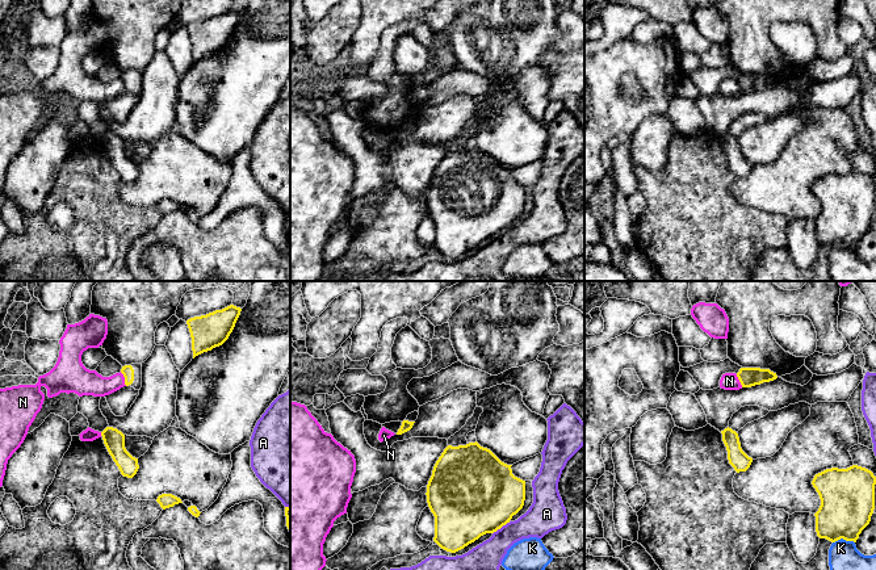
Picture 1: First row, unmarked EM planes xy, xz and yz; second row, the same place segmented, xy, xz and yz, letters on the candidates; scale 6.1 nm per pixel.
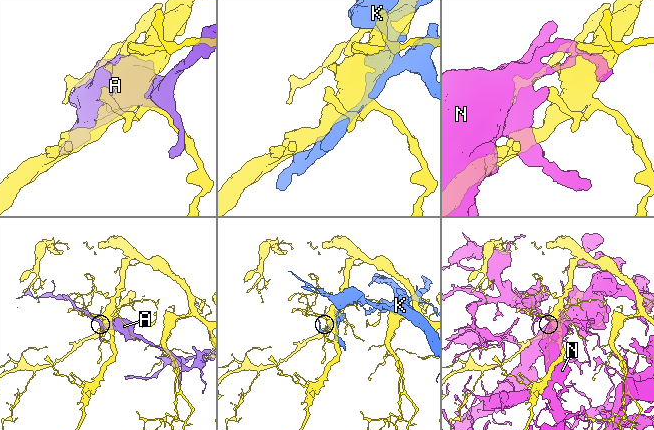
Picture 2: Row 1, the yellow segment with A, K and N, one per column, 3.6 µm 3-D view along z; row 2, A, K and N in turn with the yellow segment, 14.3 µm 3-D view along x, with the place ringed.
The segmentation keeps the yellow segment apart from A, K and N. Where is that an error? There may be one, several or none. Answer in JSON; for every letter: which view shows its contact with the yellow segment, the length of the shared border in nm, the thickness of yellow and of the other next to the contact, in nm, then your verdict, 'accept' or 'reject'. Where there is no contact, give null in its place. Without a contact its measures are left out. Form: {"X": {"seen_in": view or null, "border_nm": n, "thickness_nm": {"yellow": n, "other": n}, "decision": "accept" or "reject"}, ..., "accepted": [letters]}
{"A": {"seen_in": "xz", "border_nm": 130, "thickness_nm": {"yellow": 500, "other": 190}, "decision": "reject"}, "K": {"seen_in": "yz", "border_nm": 140, "thickness_nm": {"yellow": 340, "other": 180}, "decision": "reject"}, "N": {"seen_in": "xy", "border_nm": 100, "thickness_nm": {"yellow": 70, "other": 160}, "decision": "reject"}, "accepted": []}

